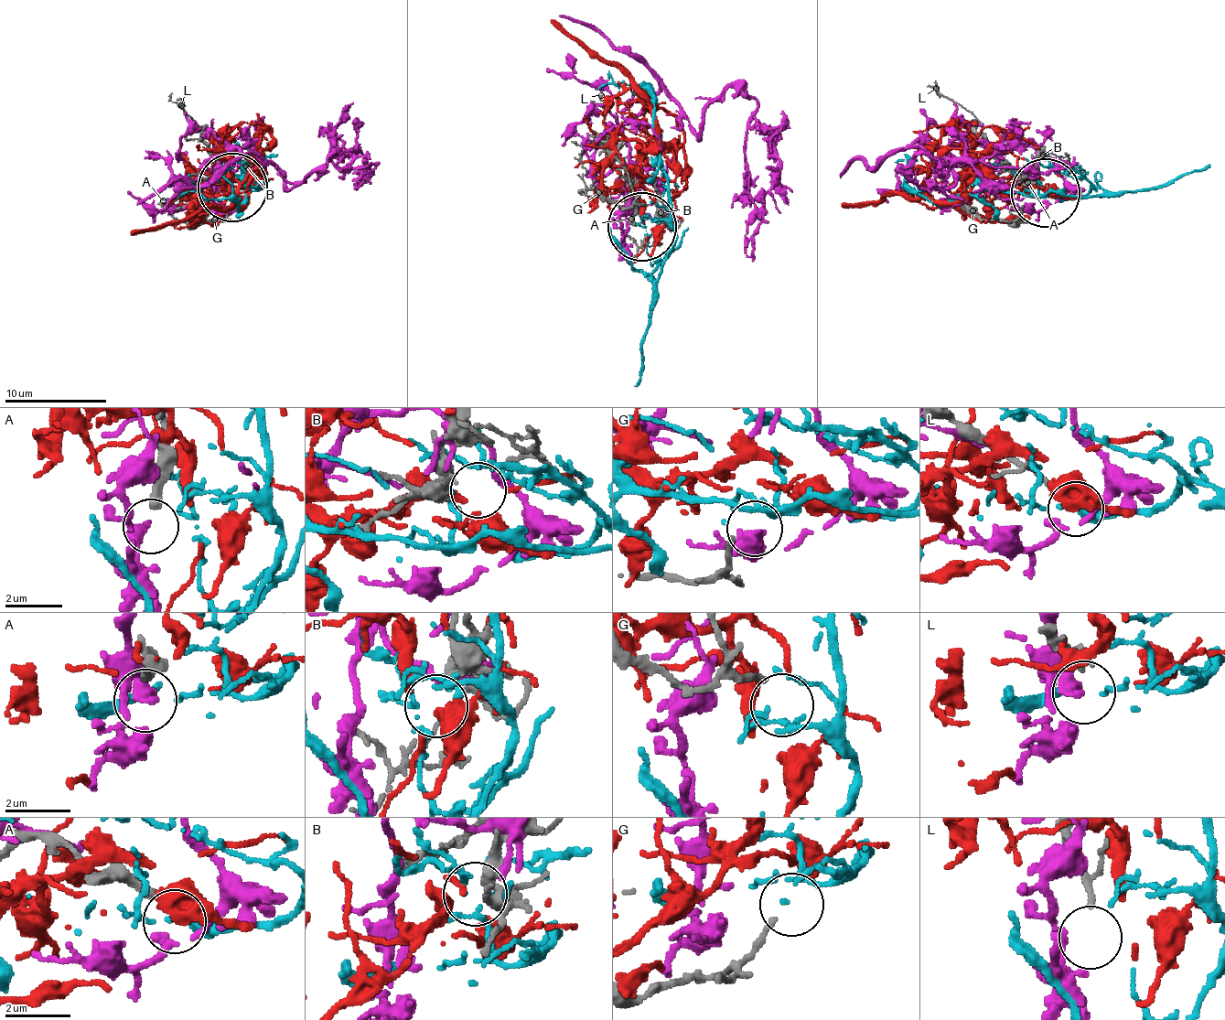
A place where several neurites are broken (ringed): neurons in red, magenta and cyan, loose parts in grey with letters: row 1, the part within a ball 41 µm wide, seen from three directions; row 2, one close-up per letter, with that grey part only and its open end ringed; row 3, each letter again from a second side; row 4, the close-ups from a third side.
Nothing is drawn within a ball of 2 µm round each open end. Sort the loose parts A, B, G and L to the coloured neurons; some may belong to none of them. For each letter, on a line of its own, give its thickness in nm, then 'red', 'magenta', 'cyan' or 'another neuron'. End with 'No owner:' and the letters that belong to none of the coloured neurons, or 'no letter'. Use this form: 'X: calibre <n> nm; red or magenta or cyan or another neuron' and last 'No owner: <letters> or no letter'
A: calibre 320 nm; another neuron
B: calibre 300 nm; red
G: calibre 160 nm; another neuron
L: calibre 180 nm; another neuron
No owner: A, G, L

